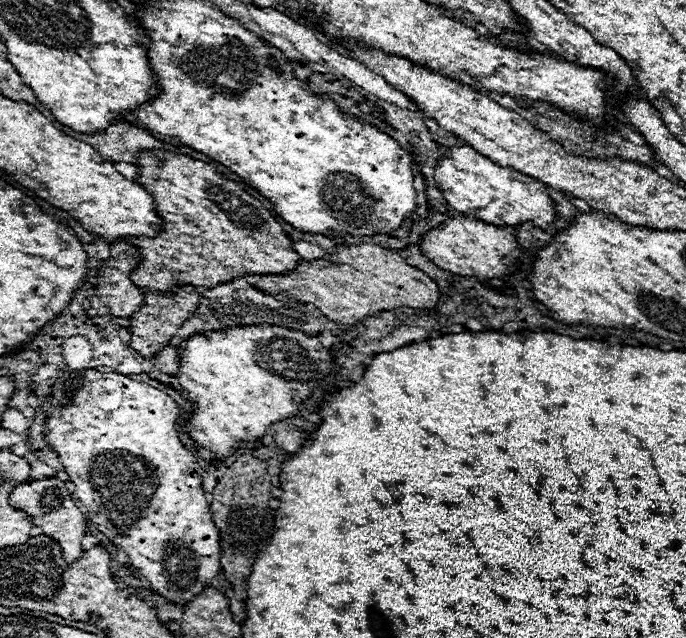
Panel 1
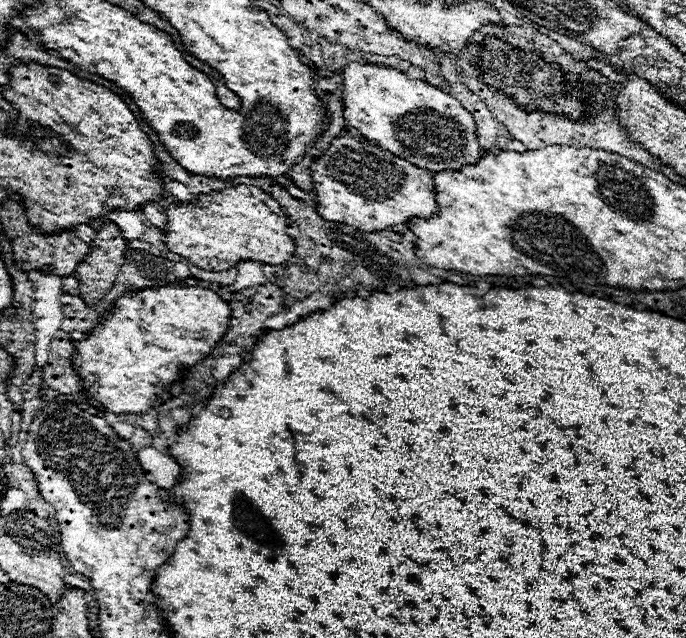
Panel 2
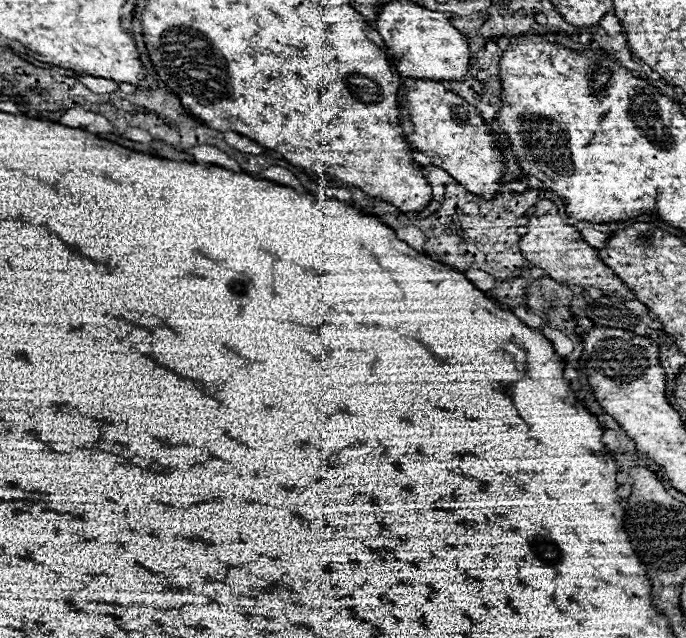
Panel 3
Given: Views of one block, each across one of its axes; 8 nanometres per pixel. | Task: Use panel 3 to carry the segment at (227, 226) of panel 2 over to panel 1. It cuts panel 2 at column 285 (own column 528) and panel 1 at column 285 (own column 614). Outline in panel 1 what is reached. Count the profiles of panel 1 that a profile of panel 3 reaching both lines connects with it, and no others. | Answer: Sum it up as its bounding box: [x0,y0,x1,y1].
[244,244,440,324]

